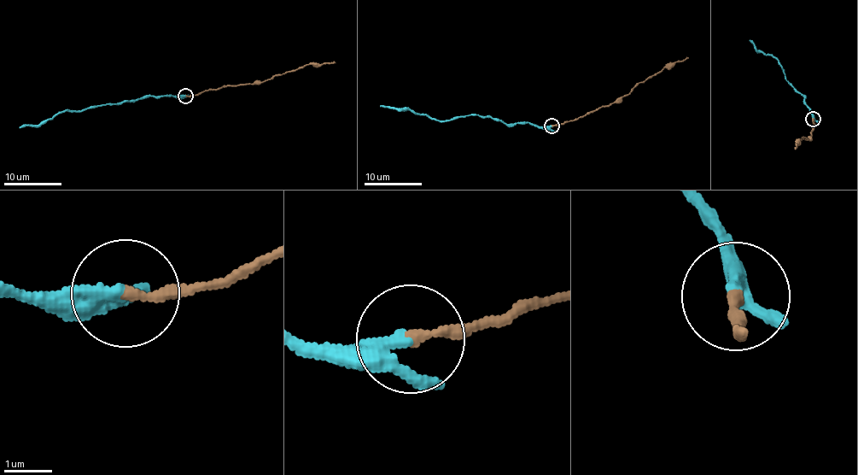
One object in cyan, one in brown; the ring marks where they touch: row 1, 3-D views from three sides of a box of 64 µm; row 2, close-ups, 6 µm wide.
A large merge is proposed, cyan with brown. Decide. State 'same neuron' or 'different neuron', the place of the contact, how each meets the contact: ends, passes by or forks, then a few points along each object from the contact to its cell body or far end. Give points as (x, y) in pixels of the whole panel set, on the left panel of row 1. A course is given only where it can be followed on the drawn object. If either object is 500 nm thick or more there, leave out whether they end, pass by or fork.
same neuron | (185, 96) | cyan passes by | brown ends | cyan via (185, 96), (140, 97), (68, 110), (56, 113), (38, 125), (19, 127) | brown via (185, 96), (198, 95), (227, 85), (259, 83), (308, 64), (335, 62)

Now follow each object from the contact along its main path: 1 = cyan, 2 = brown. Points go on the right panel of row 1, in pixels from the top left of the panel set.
1: (813, 118), (802, 94), (796, 91), (785, 79), (779, 61), (771, 54), (756, 50), (750, 40)
2: (813, 118), (814, 125), (810, 139), (799, 139), (800, 143), (796, 144), (796, 148), (794, 149)

